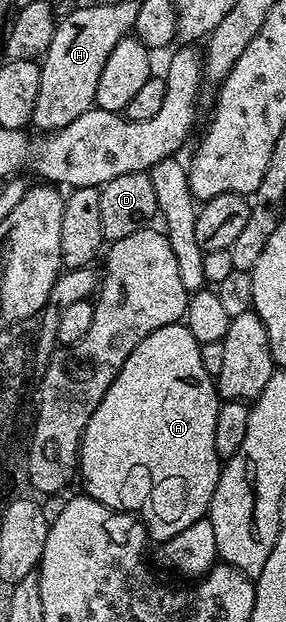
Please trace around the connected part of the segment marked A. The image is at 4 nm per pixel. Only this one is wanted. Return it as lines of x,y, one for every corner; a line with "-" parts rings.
178,322
147,334
147,338
143,338
143,342
131,350
115,382
111,382
107,394
103,394
95,414
91,414
85,431
81,433
79,480
81,476
85,483
84,495
103,502
103,506
108,508
133,512
144,502
145,492
151,491
153,484
174,480
177,484
193,484
193,492
187,493
178,502
177,508
181,512
166,514
166,526
178,532
202,519
209,511
209,503
223,467
222,457
215,450
218,407
217,385
214,377
203,370
201,344
192,336
187,324

